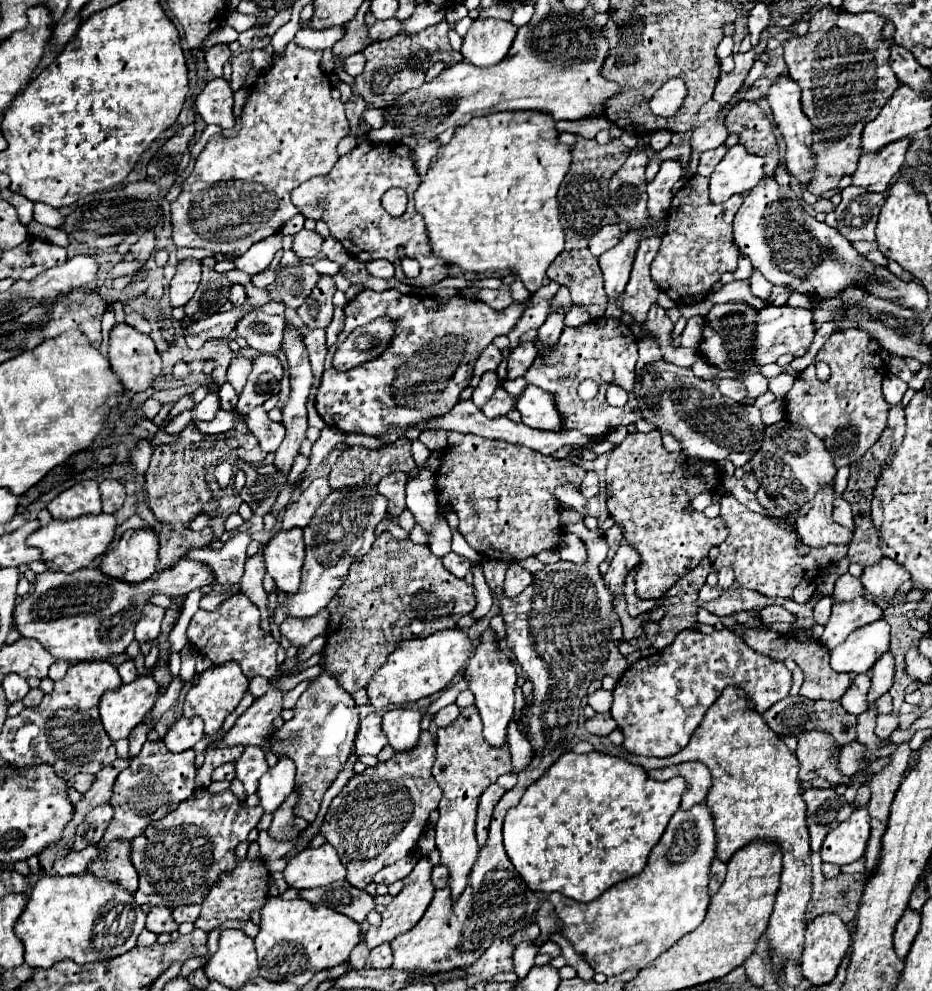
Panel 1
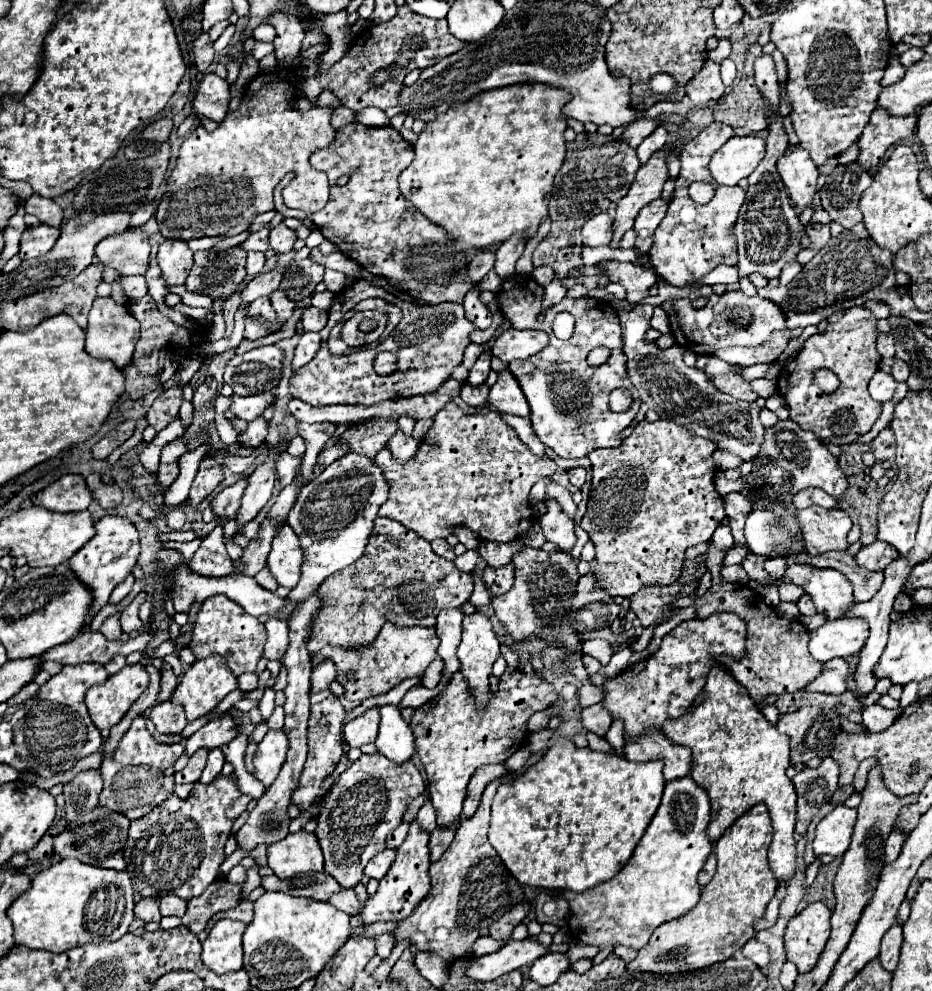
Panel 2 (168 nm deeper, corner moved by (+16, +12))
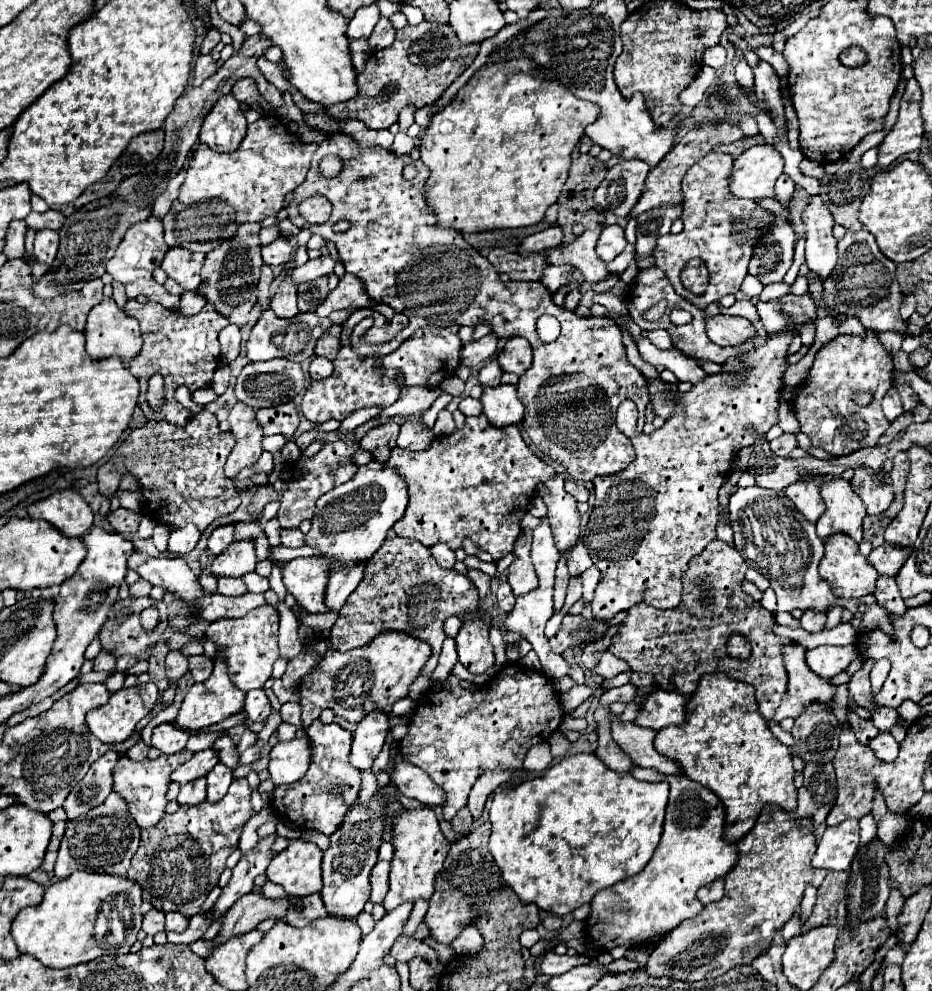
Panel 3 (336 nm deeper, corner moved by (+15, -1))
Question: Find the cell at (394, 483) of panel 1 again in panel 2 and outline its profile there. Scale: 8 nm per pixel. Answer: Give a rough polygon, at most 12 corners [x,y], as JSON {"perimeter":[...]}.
{"perimeter":[[496,410],[436,414],[416,456],[374,460],[378,514],[424,540],[512,542],[556,472]]}

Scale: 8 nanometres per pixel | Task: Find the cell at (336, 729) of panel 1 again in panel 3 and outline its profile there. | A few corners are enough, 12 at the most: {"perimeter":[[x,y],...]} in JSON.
{"perimeter":[[307,727],[309,771],[275,787],[271,805],[331,835],[361,789],[353,735]]}

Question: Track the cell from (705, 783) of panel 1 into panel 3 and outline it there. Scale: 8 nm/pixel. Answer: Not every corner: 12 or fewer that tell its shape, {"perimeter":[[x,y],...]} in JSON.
{"perimeter":[[619,723],[615,743],[635,765],[663,775],[683,773],[673,759],[657,753],[653,729]]}

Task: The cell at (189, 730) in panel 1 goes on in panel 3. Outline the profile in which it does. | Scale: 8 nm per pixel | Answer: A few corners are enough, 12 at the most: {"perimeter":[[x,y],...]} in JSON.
{"perimeter":[[173,723],[153,729],[151,745],[161,753],[185,749],[191,735]]}

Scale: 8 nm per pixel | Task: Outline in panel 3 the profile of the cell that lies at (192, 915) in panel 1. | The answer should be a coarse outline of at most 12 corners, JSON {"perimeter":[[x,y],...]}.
{"perimeter":[[167,913],[165,931],[183,933],[189,925],[181,913]]}

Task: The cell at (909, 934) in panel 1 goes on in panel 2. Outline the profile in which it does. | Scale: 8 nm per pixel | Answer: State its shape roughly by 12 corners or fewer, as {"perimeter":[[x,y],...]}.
{"perimeter":[[894,924],[880,946],[880,964],[890,974],[898,966],[902,928]]}

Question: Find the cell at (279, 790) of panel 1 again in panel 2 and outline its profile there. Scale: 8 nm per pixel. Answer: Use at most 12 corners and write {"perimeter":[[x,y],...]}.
{"perimeter":[[268,730],[254,754],[254,776],[276,780],[286,760],[288,736]]}

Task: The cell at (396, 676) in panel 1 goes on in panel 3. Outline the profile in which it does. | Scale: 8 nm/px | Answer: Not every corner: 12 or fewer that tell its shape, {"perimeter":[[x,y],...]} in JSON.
{"perimeter":[[401,631],[327,649],[299,683],[303,725],[391,713],[431,649]]}

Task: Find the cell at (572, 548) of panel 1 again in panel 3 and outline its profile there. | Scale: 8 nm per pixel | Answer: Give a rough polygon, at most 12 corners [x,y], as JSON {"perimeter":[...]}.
{"perimeter":[[563,477],[543,481],[537,495],[559,553],[579,539],[577,501],[563,489]]}

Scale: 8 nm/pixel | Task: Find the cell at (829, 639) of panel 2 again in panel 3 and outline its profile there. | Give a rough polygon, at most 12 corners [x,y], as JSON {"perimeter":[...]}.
{"perimeter":[[821,645],[805,659],[813,673],[831,679],[857,657],[855,645]]}

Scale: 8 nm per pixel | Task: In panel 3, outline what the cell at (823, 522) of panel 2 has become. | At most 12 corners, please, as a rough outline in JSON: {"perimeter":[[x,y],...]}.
{"perimeter":[[843,533],[829,537],[819,575],[839,597],[873,593],[877,571]]}

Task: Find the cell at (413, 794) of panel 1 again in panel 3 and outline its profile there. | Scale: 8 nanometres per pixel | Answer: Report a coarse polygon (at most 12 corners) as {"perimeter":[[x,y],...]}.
{"perimeter":[[387,785],[353,805],[323,853],[325,909],[357,917],[387,823]]}

